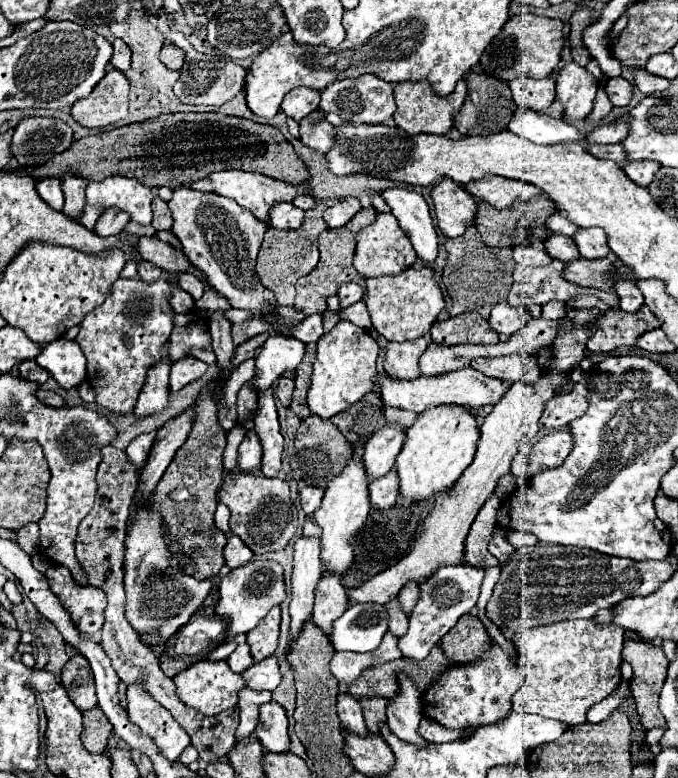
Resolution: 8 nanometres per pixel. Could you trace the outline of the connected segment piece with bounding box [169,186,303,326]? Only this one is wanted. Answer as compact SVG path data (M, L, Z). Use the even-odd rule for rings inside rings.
M179 186L173 190L173 198L169 200L169 210L173 212L173 228L171 232L181 240L185 256L191 260L195 268L199 268L209 284L225 298L229 298L233 308L261 310L265 304L273 304L275 320L281 326L295 326L303 320L303 314L293 306L279 306L271 290L267 290L255 272L255 258L259 246L263 242L263 234L267 226L259 222L249 210L241 208L235 200L227 196L219 196L215 192L199 192L189 186Z

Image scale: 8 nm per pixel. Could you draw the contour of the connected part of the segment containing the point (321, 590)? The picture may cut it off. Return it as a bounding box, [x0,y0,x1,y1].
[313,574,349,634]

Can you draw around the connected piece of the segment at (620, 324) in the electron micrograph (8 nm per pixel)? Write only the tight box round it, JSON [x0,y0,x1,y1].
[587,306,659,354]

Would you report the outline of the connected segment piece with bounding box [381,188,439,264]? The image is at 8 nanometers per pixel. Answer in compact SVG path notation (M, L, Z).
M403 188L385 190L381 196L391 206L391 214L399 220L399 226L409 236L417 256L423 262L433 264L439 252L439 240L425 198Z

